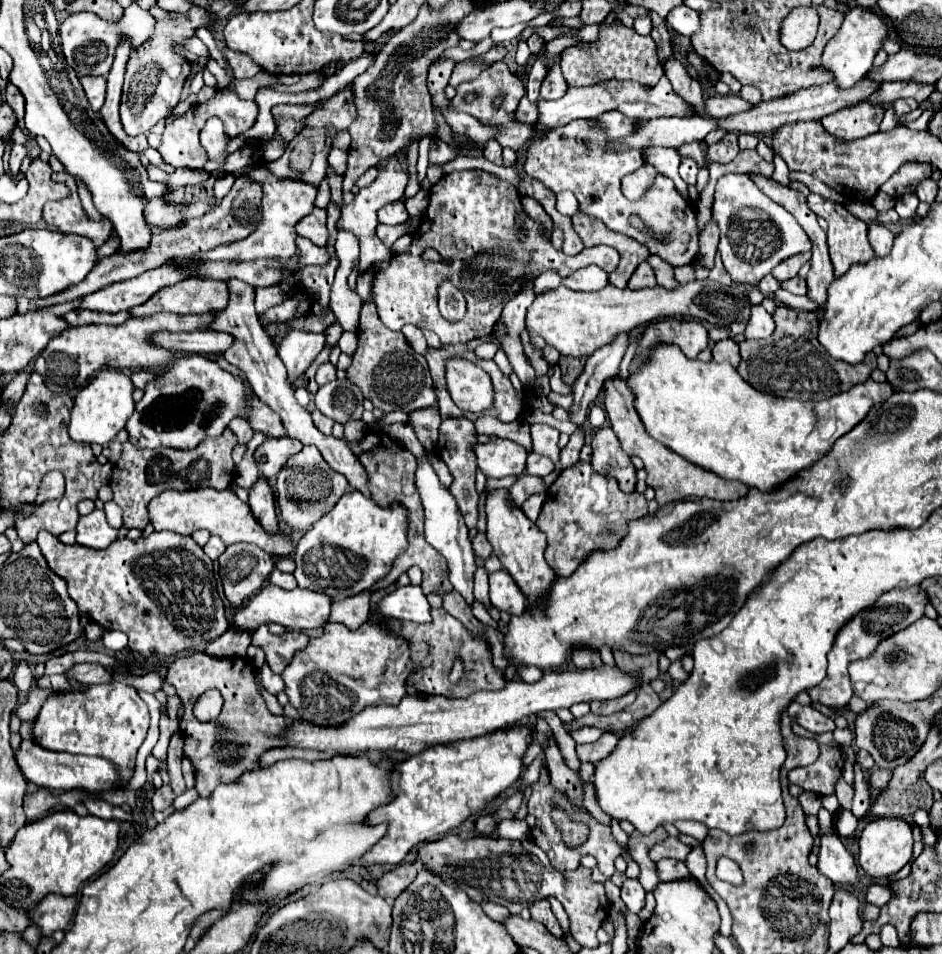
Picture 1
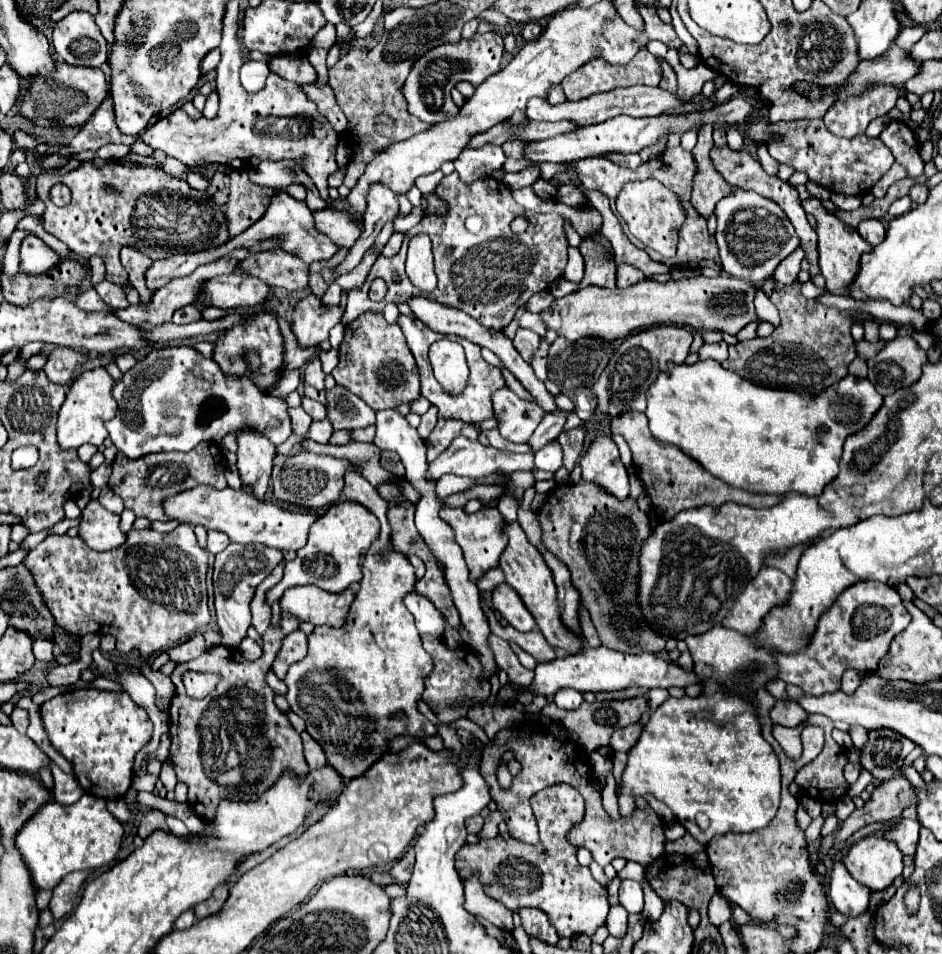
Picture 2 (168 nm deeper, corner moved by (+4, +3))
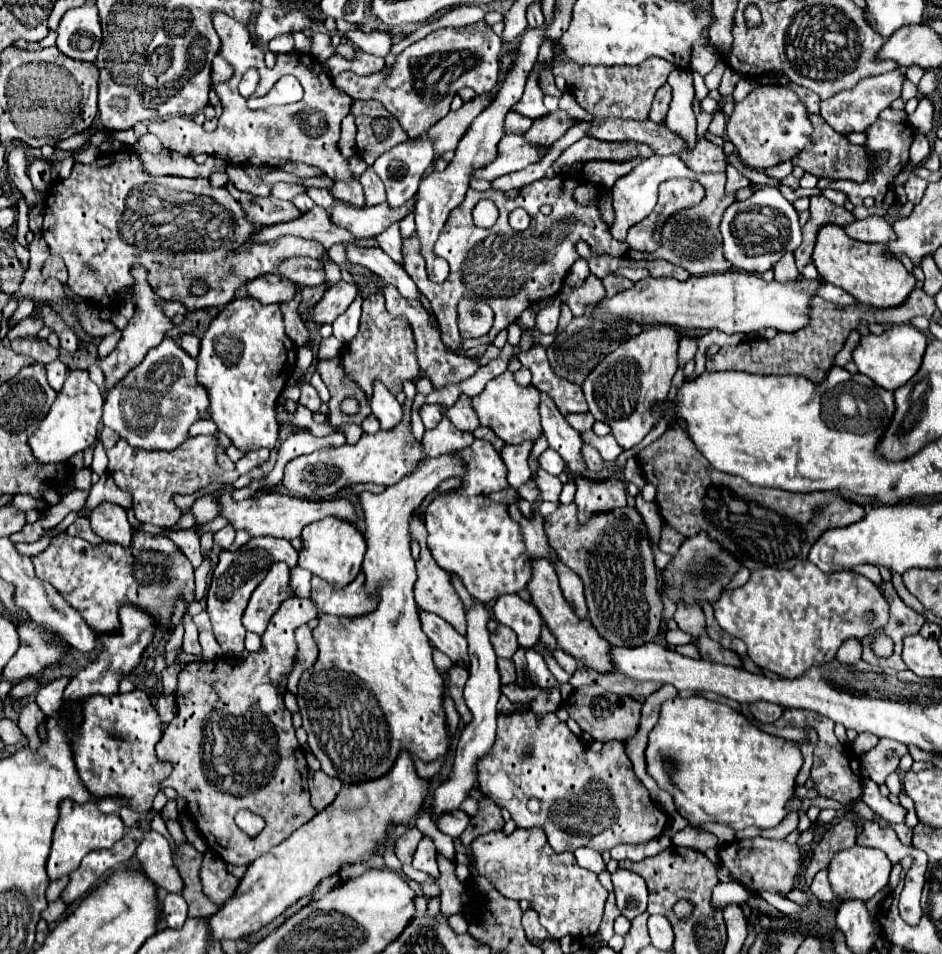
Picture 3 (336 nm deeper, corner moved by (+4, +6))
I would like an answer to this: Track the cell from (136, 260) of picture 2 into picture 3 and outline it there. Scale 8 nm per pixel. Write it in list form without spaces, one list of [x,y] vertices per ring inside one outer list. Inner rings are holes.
[[[134,266],[132,268],[132,276],[134,276],[134,286],[132,286],[132,290],[134,290],[134,296],[136,296],[136,312],[134,312],[134,316],[130,318],[130,322],[128,322],[128,326],[124,328],[124,332],[122,332],[122,340],[118,342],[118,346],[106,356],[106,358],[102,358],[100,360],[100,368],[102,368],[102,372],[104,372],[104,376],[106,376],[106,382],[104,382],[104,386],[100,388],[100,392],[102,392],[102,396],[106,396],[106,392],[110,392],[110,388],[114,388],[114,384],[118,384],[118,380],[122,380],[122,376],[126,376],[126,372],[130,372],[130,368],[134,368],[134,366],[138,366],[142,360],[144,360],[144,356],[148,354],[148,350],[150,348],[154,348],[154,346],[158,346],[162,340],[164,340],[164,336],[166,336],[166,332],[170,330],[170,328],[174,328],[174,324],[172,324],[172,320],[170,318],[166,318],[164,316],[164,312],[162,312],[162,298],[160,296],[156,296],[154,292],[152,292],[152,288],[150,288],[150,284],[146,282],[146,270],[142,268],[142,266]]]

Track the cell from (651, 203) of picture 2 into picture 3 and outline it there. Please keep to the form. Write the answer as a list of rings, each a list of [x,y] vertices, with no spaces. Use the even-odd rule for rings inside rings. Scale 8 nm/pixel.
[[[556,174],[554,178],[542,178],[532,184],[528,184],[528,194],[524,192],[508,200],[502,192],[496,190],[486,190],[486,192],[476,192],[468,190],[464,202],[452,210],[444,230],[440,232],[440,238],[434,246],[434,252],[448,260],[450,264],[450,276],[446,278],[444,284],[434,284],[426,278],[426,268],[424,268],[424,258],[420,254],[418,238],[416,234],[408,238],[402,246],[404,254],[404,270],[410,274],[410,278],[416,282],[420,292],[430,300],[434,314],[440,322],[442,328],[442,342],[444,344],[458,344],[460,334],[456,326],[456,304],[460,298],[484,298],[492,308],[494,308],[494,326],[484,338],[474,338],[466,342],[466,348],[474,348],[480,344],[490,344],[500,330],[504,330],[508,324],[512,324],[530,304],[552,298],[562,290],[564,278],[572,264],[580,258],[576,252],[576,244],[584,240],[594,254],[608,254],[608,256],[626,256],[628,250],[656,250],[660,242],[654,238],[658,218],[664,214],[664,222],[668,220],[670,214],[682,208],[690,208],[698,204],[704,198],[704,188],[696,180],[686,180],[686,178],[676,178],[662,182],[658,188],[658,202],[652,214],[644,218],[640,224],[630,228],[626,242],[618,242],[612,238],[606,222],[602,220],[602,214],[598,212],[598,194],[592,202],[586,206],[578,204],[574,200],[574,190],[580,186],[582,180],[572,174]],[[480,200],[492,200],[498,208],[498,220],[492,228],[478,228],[472,222],[472,210]],[[542,204],[552,206],[552,214],[544,216],[540,212]],[[514,208],[528,208],[528,214],[532,216],[530,228],[524,232],[516,232],[508,224],[508,214]]]

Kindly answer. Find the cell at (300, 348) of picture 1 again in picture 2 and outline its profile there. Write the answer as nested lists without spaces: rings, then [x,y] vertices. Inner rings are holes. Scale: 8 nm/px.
[[[308,295],[300,299],[292,311],[292,333],[296,335],[298,345],[308,349],[326,341],[330,337],[330,329],[340,323],[340,317],[340,305],[324,309],[318,297]]]

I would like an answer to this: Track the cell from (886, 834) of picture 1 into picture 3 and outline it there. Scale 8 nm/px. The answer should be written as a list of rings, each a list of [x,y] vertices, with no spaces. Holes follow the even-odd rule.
[[[854,846],[848,850],[840,850],[834,854],[834,858],[828,864],[828,880],[832,886],[832,892],[836,898],[842,900],[862,900],[868,902],[878,890],[882,890],[888,884],[892,864],[886,858],[884,852],[876,848],[864,848],[864,846]]]

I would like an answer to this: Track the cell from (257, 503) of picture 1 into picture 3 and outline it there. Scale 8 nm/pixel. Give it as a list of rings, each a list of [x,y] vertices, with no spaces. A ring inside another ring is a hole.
[[[250,296],[226,304],[200,338],[198,382],[210,396],[210,416],[244,454],[252,446],[274,446],[278,440],[274,406],[296,368],[296,350],[284,332],[280,306],[264,306]]]

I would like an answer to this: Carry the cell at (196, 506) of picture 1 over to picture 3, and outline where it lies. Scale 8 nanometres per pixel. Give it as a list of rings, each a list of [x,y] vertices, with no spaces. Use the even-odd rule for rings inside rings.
[[[226,486],[226,488],[220,488],[216,490],[222,500],[222,516],[230,520],[230,524],[236,528],[236,530],[248,530],[252,538],[256,536],[274,536],[274,538],[284,538],[284,540],[292,540],[292,538],[298,538],[302,528],[312,524],[312,522],[318,522],[326,516],[334,516],[334,518],[342,518],[344,522],[356,522],[358,516],[356,516],[356,508],[352,502],[344,500],[344,498],[336,498],[336,500],[306,500],[306,498],[296,498],[296,496],[284,496],[284,494],[278,494],[278,492],[270,492],[270,494],[260,494],[256,498],[248,498],[248,500],[242,500],[242,502],[234,502],[232,500],[232,486]]]

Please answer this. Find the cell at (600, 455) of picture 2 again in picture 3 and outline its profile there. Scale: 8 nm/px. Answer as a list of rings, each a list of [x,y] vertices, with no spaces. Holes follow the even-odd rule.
[[[572,476],[576,484],[576,506],[578,506],[578,522],[586,524],[592,512],[608,512],[614,508],[626,506],[626,488],[620,480],[592,482],[582,476]]]

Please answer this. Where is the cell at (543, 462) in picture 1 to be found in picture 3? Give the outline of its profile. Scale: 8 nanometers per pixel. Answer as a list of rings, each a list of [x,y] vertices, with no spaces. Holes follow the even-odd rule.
[[[548,448],[548,450],[538,458],[538,462],[540,462],[540,466],[542,466],[548,474],[552,474],[552,476],[560,476],[560,474],[566,472],[564,460],[562,460],[562,458],[558,456],[558,452],[554,452],[552,448]]]

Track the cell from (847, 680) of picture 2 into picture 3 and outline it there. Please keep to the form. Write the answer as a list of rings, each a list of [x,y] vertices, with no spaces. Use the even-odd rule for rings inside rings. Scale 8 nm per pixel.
[[[846,640],[846,644],[842,644],[842,648],[838,650],[836,658],[846,662],[846,664],[854,664],[860,660],[860,654],[862,654],[860,642],[858,640]]]

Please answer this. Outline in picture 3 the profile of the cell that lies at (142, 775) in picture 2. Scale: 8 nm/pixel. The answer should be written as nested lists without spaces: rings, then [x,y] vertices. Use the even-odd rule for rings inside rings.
[[[290,598],[282,602],[278,612],[272,616],[268,630],[262,636],[262,648],[246,656],[246,662],[238,660],[212,660],[212,662],[192,662],[178,674],[178,690],[176,690],[176,706],[178,712],[174,720],[166,726],[164,738],[156,746],[156,754],[160,760],[170,760],[174,770],[170,778],[162,782],[162,786],[170,786],[186,800],[186,814],[194,818],[198,832],[212,852],[216,852],[226,864],[232,866],[248,866],[262,854],[266,854],[272,846],[280,844],[288,838],[296,828],[312,820],[318,810],[310,804],[308,792],[308,766],[304,760],[302,746],[298,744],[292,728],[292,714],[284,706],[286,680],[290,668],[294,666],[296,656],[296,640],[294,630],[302,624],[308,624],[318,616],[314,608],[314,600]],[[244,752],[252,756],[254,772],[218,772],[220,766],[234,766],[238,760],[244,760]],[[238,810],[250,810],[266,820],[266,828],[258,836],[246,836],[236,824],[234,814]]]

